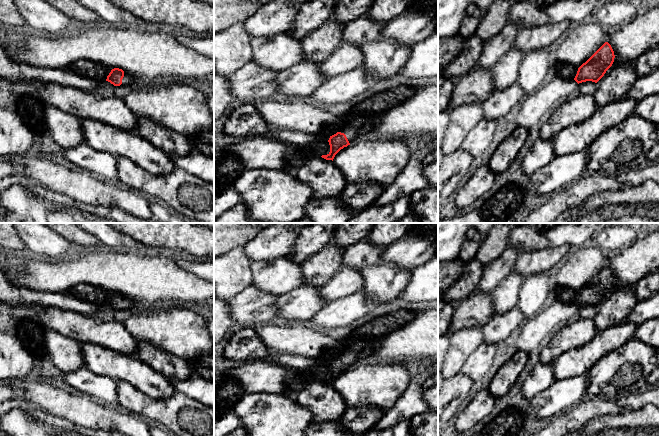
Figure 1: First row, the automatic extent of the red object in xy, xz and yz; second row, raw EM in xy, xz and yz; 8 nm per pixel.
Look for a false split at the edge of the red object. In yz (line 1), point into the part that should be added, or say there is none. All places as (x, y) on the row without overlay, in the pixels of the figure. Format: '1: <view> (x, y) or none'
1: none

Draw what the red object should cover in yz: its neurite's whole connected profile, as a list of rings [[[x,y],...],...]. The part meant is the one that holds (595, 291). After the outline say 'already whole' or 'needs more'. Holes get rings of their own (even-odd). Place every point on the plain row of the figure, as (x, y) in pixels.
[[[605,266],[577,295],[574,304],[579,308],[586,305],[597,307],[612,290],[614,275],[608,266]]] | already whole

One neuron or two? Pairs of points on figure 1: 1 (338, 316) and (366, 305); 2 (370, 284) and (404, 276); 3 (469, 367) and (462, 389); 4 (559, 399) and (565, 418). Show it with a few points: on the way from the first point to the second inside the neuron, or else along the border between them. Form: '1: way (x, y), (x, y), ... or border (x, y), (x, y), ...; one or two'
1: way (345, 311), (359, 305); one
2: way (378, 283), (396, 279); one
3: border (461, 371), (472, 382); two
4: border (583, 399), (552, 418); two

